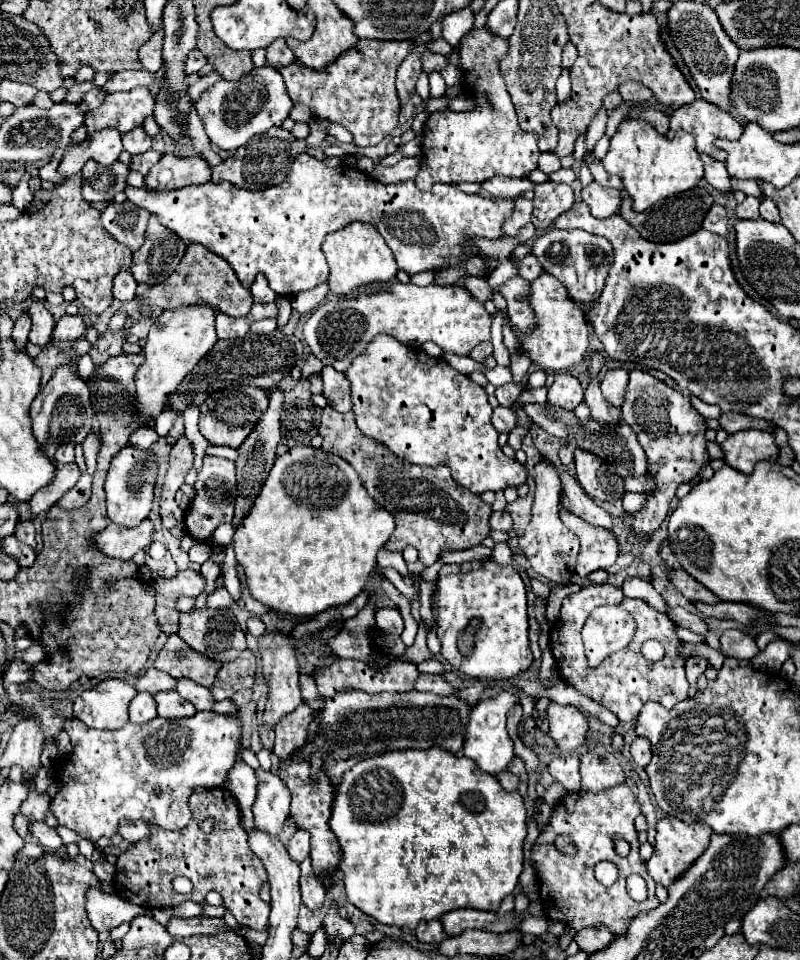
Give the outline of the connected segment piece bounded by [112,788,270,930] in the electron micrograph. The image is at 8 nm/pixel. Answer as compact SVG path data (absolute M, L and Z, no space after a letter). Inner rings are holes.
M212 788L208 792L194 792L190 796L190 806L198 806L198 822L196 820L190 820L190 824L184 828L184 830L164 830L156 824L150 826L150 838L148 840L140 840L136 844L132 844L126 852L122 852L118 856L118 862L116 862L116 876L114 876L114 890L118 892L120 896L120 886L122 886L122 892L124 892L124 898L132 900L136 898L138 900L138 894L144 894L144 906L148 908L172 908L184 900L192 900L196 904L204 904L204 898L208 892L218 892L224 900L224 906L230 908L230 912L234 914L234 918L242 924L242 926L250 926L254 930L264 930L266 924L268 924L268 914L270 914L270 904L266 904L258 892L260 892L260 884L266 882L266 872L264 872L264 866L260 864L260 858L250 850L248 846L248 834L244 832L244 828L240 826L240 808L236 804L236 800L232 798L232 794L228 790L222 790L222 788ZM206 816L212 816L216 820L216 826L212 830L212 834L202 834L198 830L198 824L206 818ZM174 876L186 876L192 880L194 884L194 890L186 896L178 894L174 896L176 892L172 890L172 878Z

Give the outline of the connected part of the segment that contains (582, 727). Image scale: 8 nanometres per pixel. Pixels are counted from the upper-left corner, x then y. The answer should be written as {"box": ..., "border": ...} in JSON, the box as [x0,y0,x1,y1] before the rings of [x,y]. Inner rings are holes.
{"box":[546,702,588,752],"border":[[[550,702],[546,718],[550,722],[548,736],[564,752],[572,752],[586,742],[588,716],[576,706],[560,706]]]}

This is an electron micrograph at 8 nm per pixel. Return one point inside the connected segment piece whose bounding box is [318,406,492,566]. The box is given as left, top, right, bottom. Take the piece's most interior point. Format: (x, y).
(434, 514)

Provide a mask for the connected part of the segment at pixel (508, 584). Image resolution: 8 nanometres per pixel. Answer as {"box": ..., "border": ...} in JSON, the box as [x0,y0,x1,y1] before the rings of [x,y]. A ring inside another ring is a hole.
{"box":[438,560,532,680],"border":[[[474,560],[464,564],[448,564],[442,566],[438,574],[438,638],[442,642],[442,654],[444,658],[460,672],[472,676],[472,678],[494,678],[504,680],[516,676],[520,670],[528,668],[532,662],[532,654],[528,648],[528,614],[526,614],[526,588],[520,578],[520,574],[514,570],[512,564],[498,566],[494,560]],[[448,618],[454,620],[452,626],[448,626]],[[472,618],[480,618],[482,626],[474,636],[474,650],[470,656],[462,656],[458,652],[458,634],[464,632]]]}

